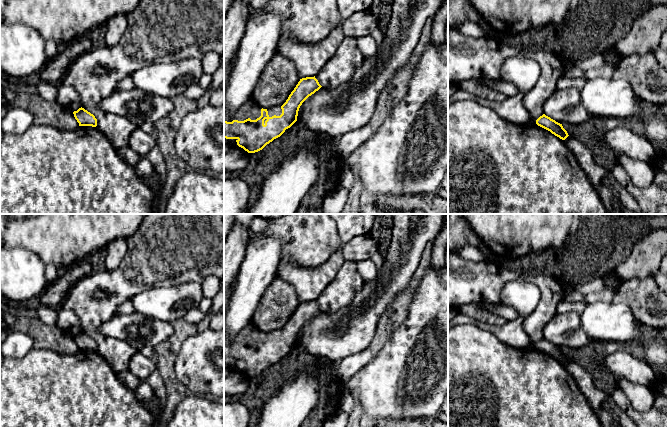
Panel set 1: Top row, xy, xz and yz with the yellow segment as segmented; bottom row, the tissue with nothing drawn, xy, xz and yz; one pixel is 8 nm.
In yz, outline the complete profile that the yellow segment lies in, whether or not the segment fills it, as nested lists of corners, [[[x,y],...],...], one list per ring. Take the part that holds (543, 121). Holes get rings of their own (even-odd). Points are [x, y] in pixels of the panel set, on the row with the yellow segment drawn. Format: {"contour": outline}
{"contour": [[[543,114],[536,120],[536,124],[548,131],[550,131],[555,136],[562,140],[565,140],[569,135],[567,131],[563,128],[562,124],[556,122],[550,117]]]}

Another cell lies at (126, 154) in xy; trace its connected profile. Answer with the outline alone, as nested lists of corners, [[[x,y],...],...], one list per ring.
[[[123,147],[117,149],[117,153],[120,156],[120,158],[125,161],[127,164],[131,165],[132,167],[135,167],[136,164],[140,161],[142,158],[141,155],[133,151],[130,147]]]

